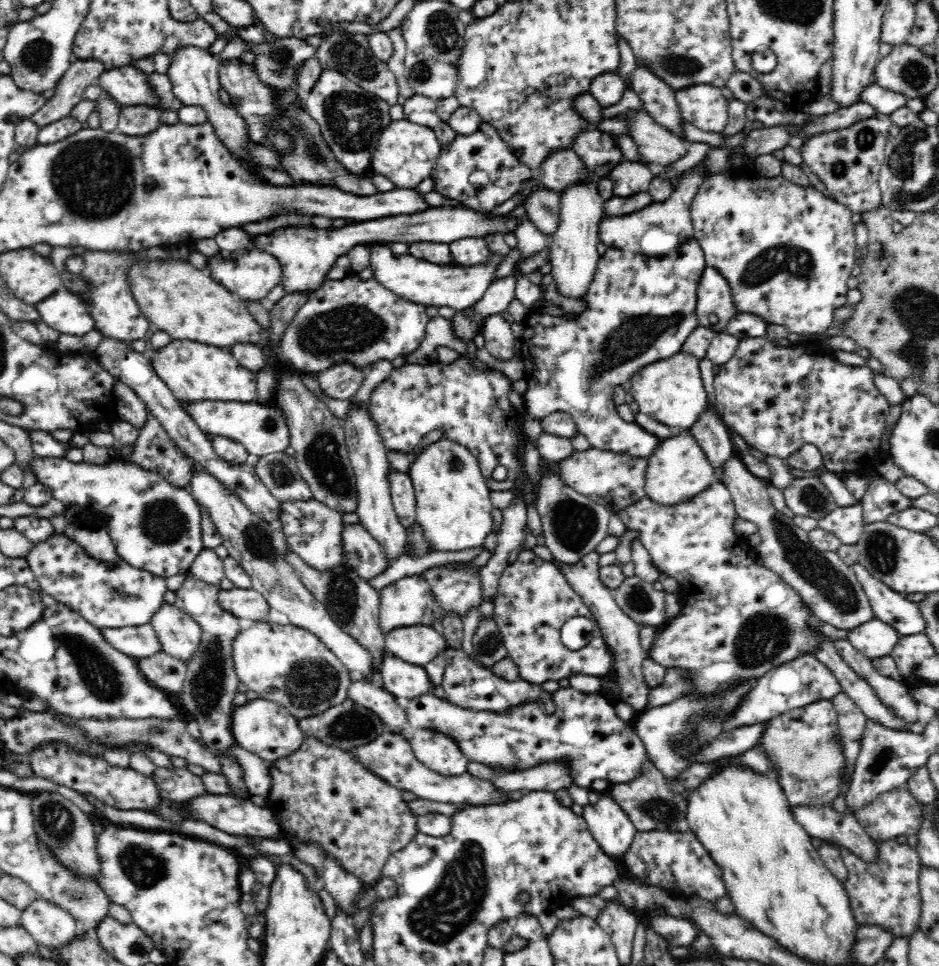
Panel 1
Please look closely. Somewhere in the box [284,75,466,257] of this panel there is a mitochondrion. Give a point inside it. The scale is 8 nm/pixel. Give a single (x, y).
(364, 115)

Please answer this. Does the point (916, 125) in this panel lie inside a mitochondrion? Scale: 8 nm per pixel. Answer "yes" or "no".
no

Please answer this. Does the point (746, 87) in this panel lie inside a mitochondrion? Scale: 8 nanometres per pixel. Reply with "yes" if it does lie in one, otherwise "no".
no

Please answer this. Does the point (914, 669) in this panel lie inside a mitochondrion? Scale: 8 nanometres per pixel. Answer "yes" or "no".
yes

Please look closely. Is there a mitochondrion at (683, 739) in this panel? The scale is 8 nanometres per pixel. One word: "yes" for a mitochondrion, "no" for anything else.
yes

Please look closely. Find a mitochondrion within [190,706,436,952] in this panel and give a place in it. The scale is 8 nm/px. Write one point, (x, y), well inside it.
(346, 725)

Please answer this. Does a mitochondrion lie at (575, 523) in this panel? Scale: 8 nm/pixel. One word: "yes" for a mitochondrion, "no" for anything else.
yes

